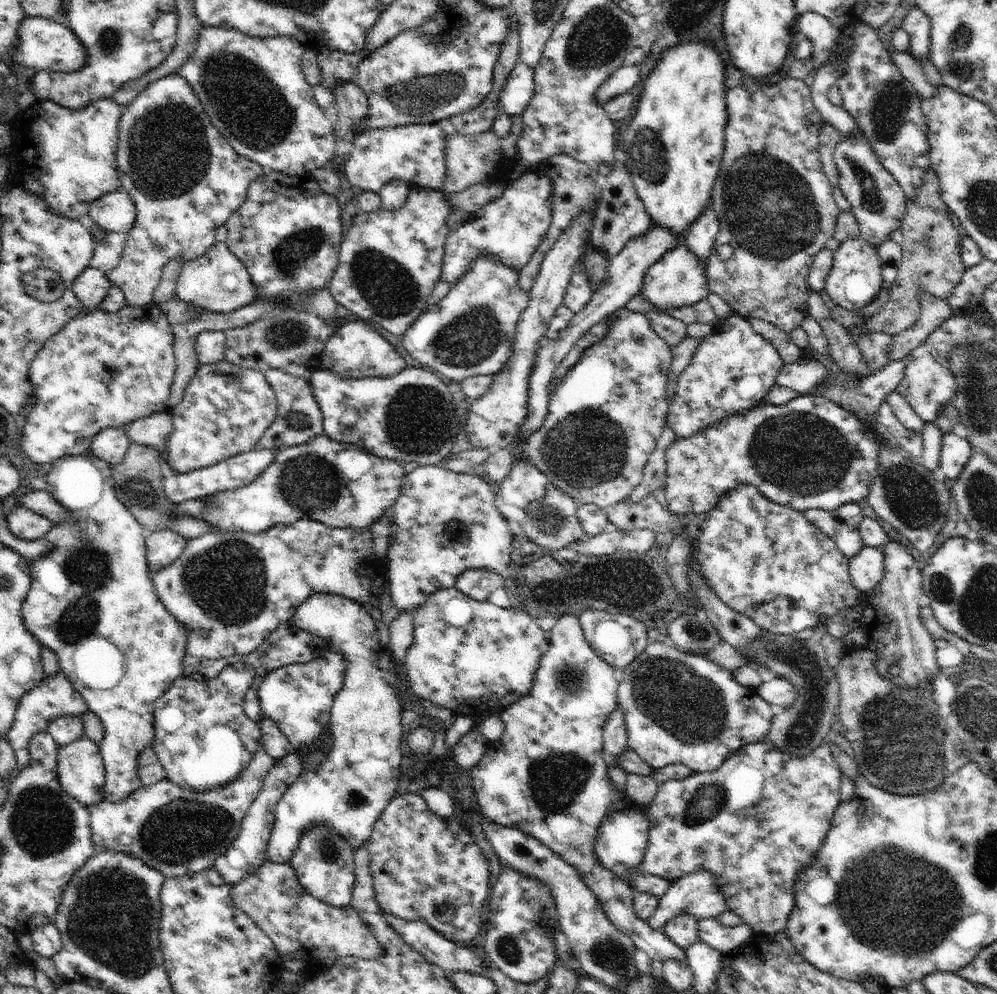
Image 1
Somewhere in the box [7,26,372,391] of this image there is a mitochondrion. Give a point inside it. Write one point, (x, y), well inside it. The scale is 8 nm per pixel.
(167, 153)

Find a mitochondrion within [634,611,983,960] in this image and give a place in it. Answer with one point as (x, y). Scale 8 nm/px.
(864, 897)

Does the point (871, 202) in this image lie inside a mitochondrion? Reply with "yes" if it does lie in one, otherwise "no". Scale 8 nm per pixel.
yes

